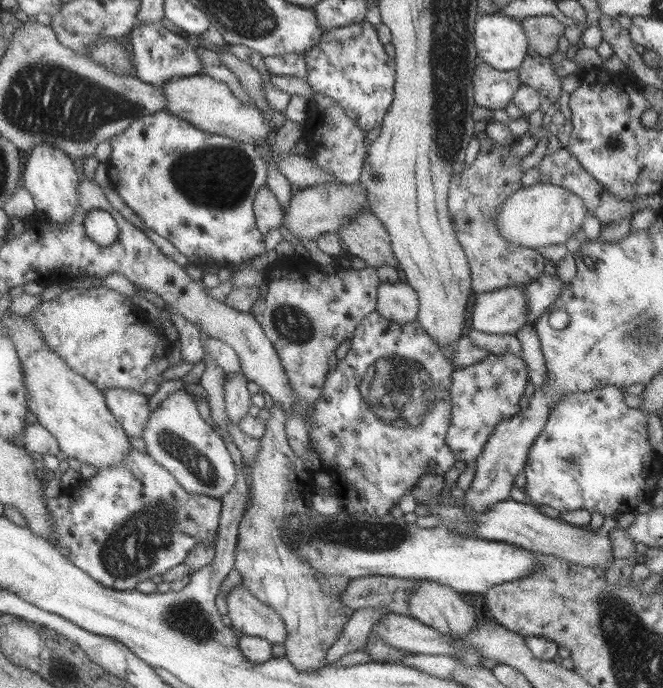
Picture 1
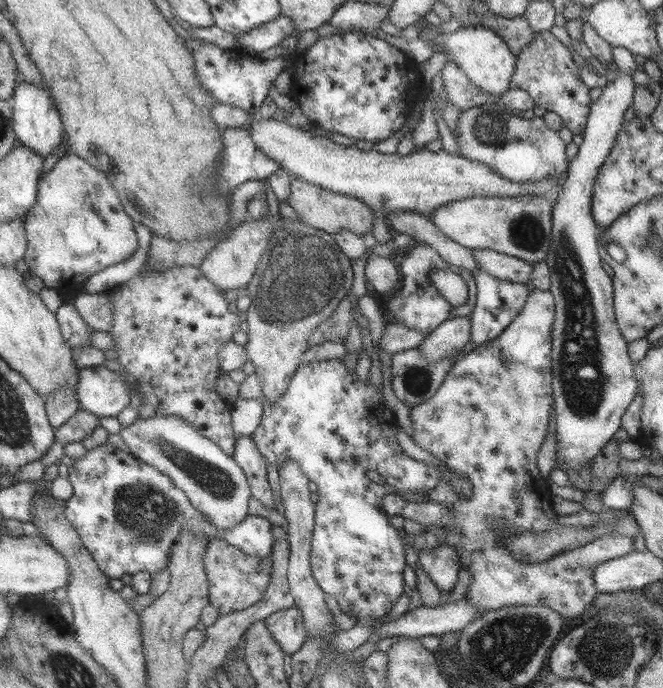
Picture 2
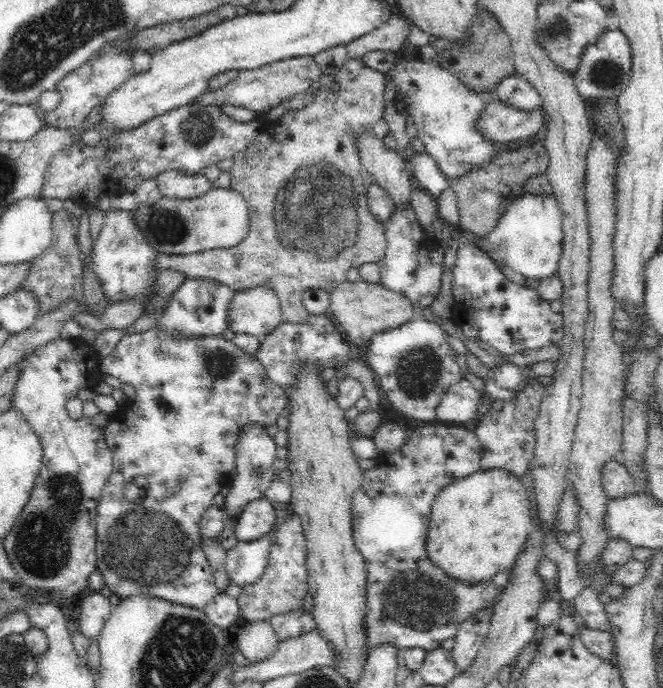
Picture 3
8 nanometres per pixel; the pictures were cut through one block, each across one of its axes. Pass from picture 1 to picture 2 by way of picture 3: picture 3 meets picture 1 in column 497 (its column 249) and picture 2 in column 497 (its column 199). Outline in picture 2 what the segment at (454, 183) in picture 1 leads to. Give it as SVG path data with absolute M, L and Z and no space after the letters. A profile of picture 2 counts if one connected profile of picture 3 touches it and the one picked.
M487 248L470 250L478 269L498 280L526 283L532 276L532 263Z

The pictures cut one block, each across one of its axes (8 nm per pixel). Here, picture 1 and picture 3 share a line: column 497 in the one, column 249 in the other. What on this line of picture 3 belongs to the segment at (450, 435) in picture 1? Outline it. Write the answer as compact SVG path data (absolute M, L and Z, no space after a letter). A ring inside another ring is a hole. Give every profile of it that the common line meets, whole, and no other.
M155 323L151 328L141 332L124 333L112 352L100 360L100 370L106 375L119 378L124 384L134 386L136 396L127 402L126 409L120 413L114 412L111 415L111 423L103 428L106 444L110 447L114 455L114 471L110 476L108 485L104 488L97 507L97 568L101 572L105 584L109 586L112 593L116 593L120 598L130 596L132 593L148 593L156 597L164 598L169 602L184 604L190 608L204 611L206 606L212 601L220 589L216 586L213 572L209 562L202 551L202 536L200 535L200 522L202 516L210 506L214 505L214 497L219 494L220 489L228 484L235 473L235 448L234 443L238 438L240 429L246 423L260 423L264 427L274 424L280 412L288 402L287 391L281 386L274 384L267 375L264 365L258 360L256 355L248 354L238 348L231 340L222 335L206 335L184 337L184 335L170 335L164 327ZM137 476L146 478L148 484L144 488L144 496L137 500L126 500L126 490L128 484L132 484Z

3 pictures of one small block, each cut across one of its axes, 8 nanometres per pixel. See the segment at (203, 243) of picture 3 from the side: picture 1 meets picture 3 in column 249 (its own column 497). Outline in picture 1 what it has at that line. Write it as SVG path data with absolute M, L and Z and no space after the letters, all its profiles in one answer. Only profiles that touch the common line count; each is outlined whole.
M537 182L521 187L509 195L497 209L497 232L511 244L538 249L551 244L564 244L583 226L585 204L579 196L555 184Z

